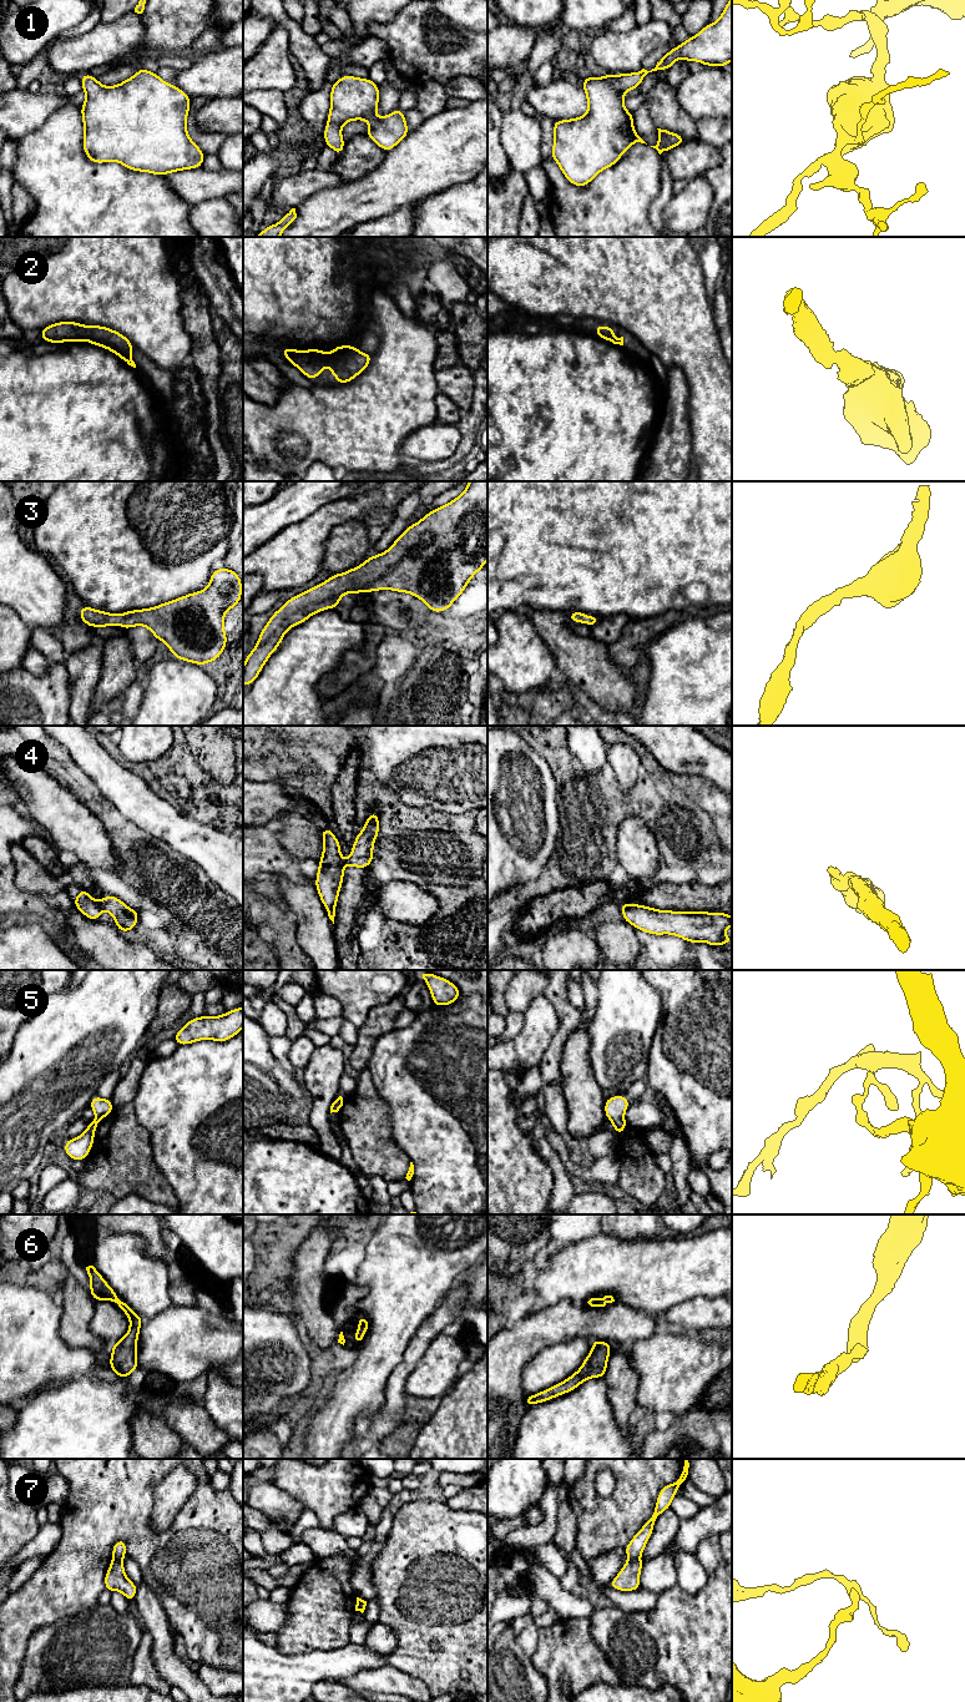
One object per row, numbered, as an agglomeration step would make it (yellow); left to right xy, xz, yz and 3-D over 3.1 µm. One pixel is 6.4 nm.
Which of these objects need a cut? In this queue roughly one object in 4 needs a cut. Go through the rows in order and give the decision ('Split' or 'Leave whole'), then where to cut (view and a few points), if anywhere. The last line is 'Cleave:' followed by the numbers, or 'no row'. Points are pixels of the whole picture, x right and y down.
1: Leave whole. No split
2: Leave whole. No split
3: Leave whole. No split
4: Split. Split along xy (99, 902), (102, 908)
5: Leave whole. No split
6: Leave whole. No split
7: Split. Split along yz (638, 1557), (628, 1560)
Cleave: 4, 7

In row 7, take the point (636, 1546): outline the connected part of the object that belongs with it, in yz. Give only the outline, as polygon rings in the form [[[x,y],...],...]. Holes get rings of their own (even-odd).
[[[683,1459],[683,1469],[681,1471],[681,1476],[673,1484],[665,1485],[656,1500],[656,1507],[652,1516],[645,1522],[642,1529],[632,1537],[628,1545],[625,1547],[626,1555],[628,1560],[636,1560],[641,1557],[648,1539],[653,1531],[655,1522],[657,1517],[667,1509],[671,1507],[671,1502],[676,1496],[678,1488],[689,1479],[688,1471],[691,1469],[689,1459]]]

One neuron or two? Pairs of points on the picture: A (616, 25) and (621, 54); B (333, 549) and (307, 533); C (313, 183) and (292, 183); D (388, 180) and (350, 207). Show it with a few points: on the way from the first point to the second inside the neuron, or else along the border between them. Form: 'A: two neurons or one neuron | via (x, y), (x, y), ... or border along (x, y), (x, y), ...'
A: two neurons | border along (637, 24), (625, 31), (610, 31), (606, 28)
B: two neurons | border along (344, 521), (332, 530), (326, 541), (321, 567)
C: one neuron | via (308, 183), (297, 183)
D: one neuron | via (379, 188), (369, 198), (359, 201)

